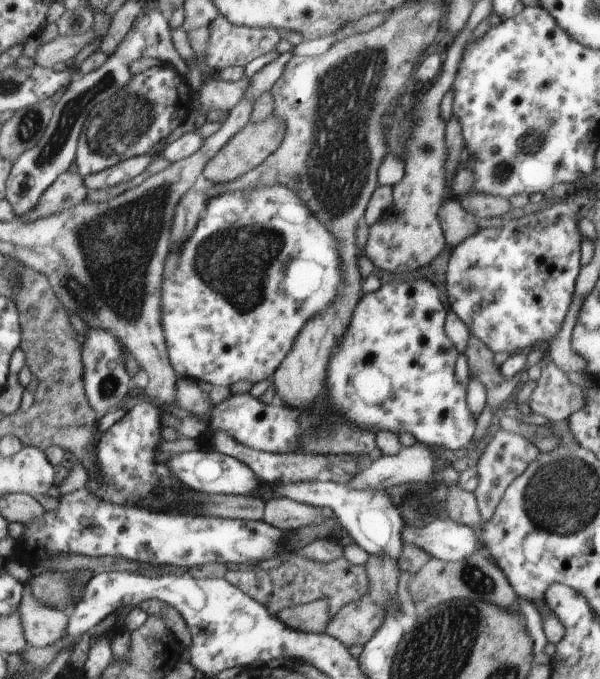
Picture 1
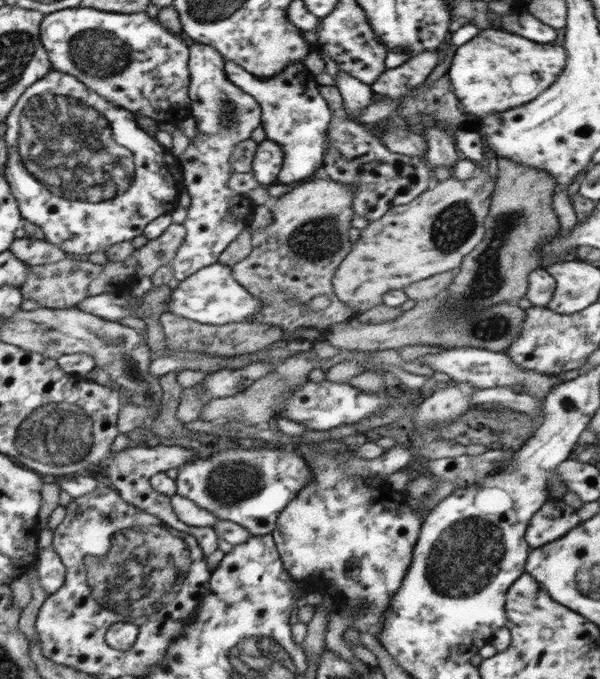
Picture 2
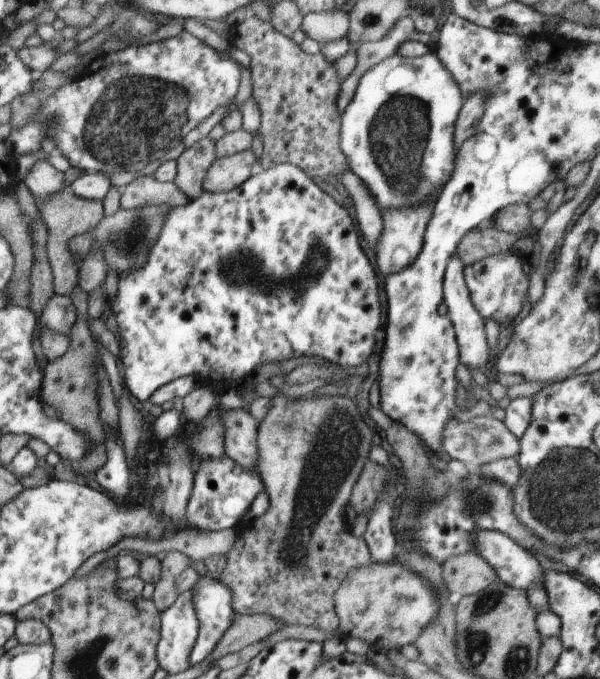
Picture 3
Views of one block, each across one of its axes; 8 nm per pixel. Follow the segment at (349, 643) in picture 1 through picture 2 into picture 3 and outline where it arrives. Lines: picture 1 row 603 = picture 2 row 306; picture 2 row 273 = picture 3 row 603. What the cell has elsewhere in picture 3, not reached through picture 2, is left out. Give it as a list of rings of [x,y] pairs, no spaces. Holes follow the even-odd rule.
[[[397,558],[388,564],[371,561],[366,568],[350,570],[339,589],[335,590],[333,602],[340,621],[339,634],[346,639],[358,638],[368,642],[375,652],[388,650],[392,645],[402,648],[413,644],[420,632],[436,620],[440,608],[432,586],[428,586],[428,582],[424,582],[416,572],[402,566]]]

